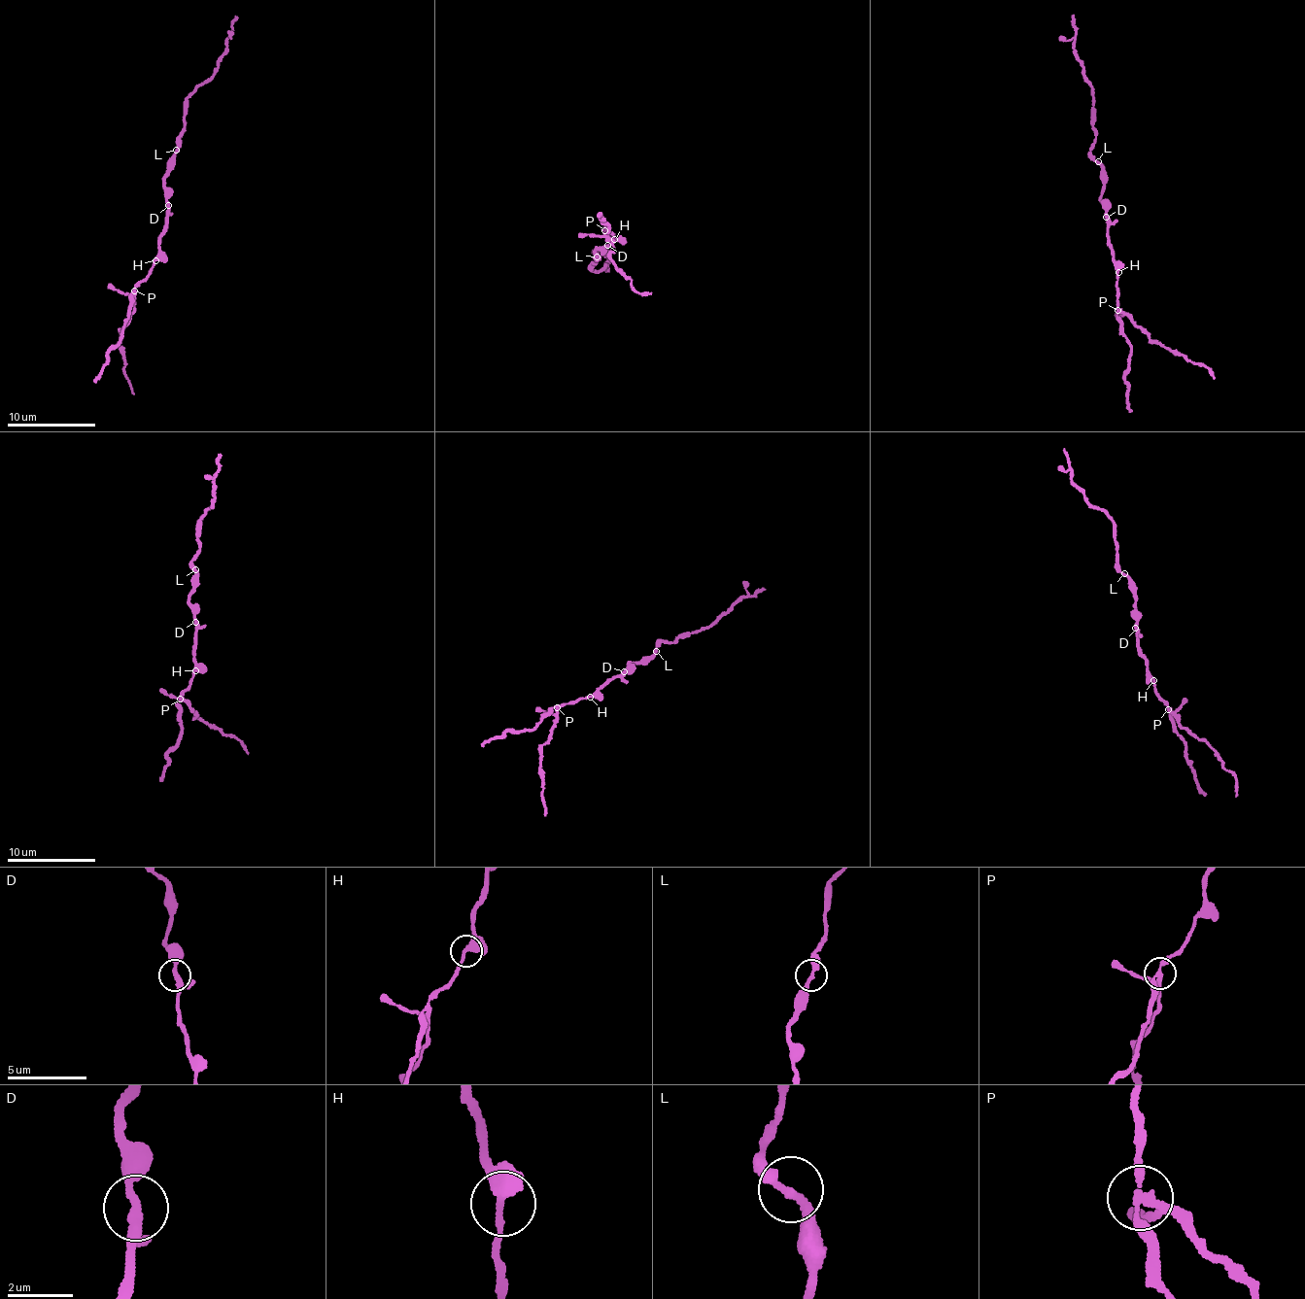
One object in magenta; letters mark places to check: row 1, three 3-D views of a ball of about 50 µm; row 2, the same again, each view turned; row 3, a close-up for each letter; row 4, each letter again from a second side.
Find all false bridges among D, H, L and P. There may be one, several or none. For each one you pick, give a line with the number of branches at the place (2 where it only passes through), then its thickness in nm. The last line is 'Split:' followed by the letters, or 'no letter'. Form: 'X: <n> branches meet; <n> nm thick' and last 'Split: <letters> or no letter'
P: 4 branches meet; 240 nm thick
Split: P

